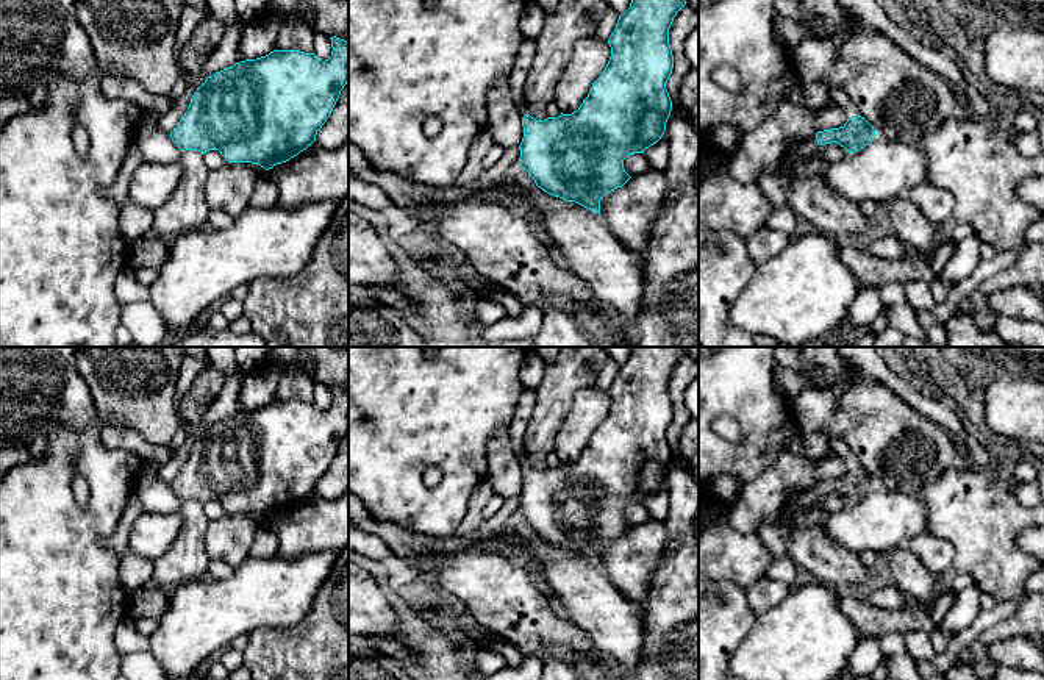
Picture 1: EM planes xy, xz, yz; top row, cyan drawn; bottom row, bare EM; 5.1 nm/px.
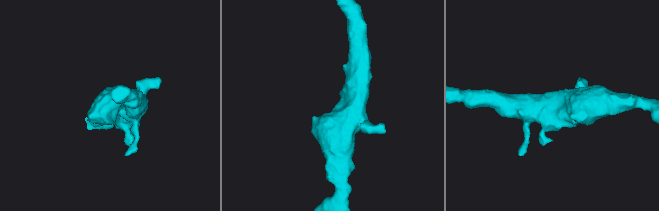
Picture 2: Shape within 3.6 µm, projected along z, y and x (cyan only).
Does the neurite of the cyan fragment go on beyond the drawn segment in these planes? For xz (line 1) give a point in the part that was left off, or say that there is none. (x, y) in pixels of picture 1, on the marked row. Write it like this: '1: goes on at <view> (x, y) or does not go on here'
1: does not go on here

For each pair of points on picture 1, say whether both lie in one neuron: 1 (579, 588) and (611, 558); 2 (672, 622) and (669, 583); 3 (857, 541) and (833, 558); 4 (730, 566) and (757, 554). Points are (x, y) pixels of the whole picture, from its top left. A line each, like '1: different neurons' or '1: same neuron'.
1: different neurons
2: same neuron
3: different neurons
4: same neuron

